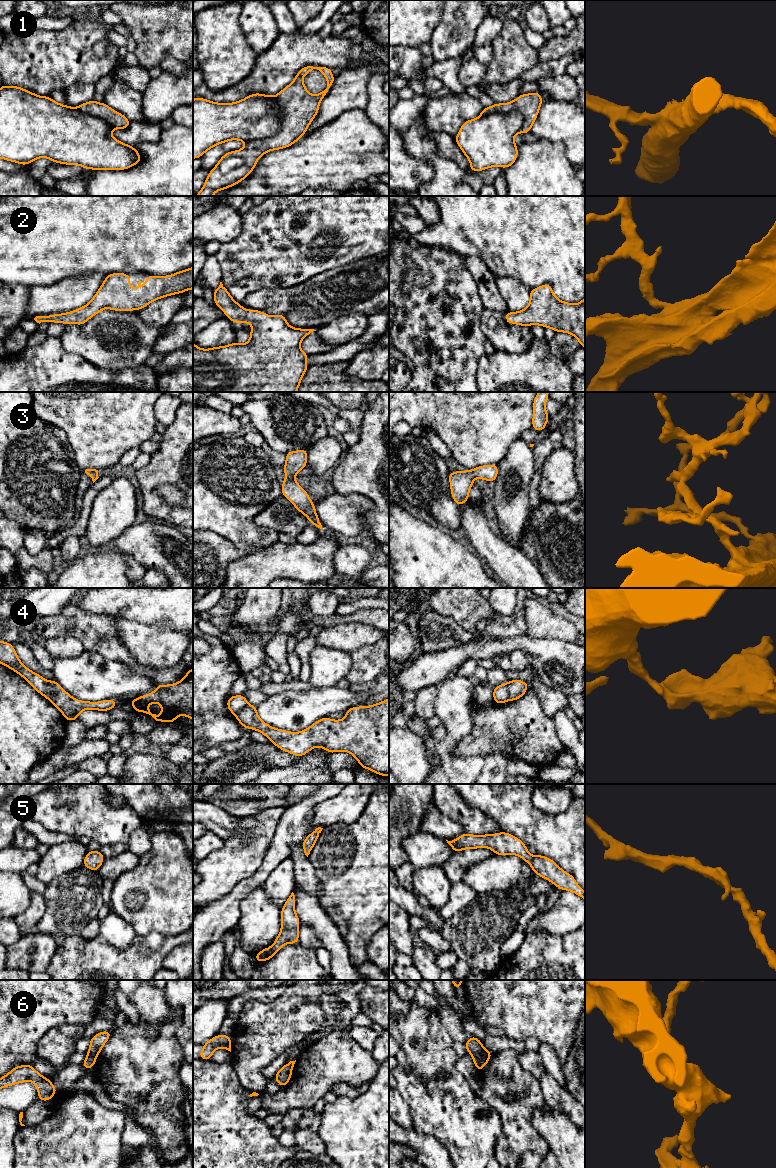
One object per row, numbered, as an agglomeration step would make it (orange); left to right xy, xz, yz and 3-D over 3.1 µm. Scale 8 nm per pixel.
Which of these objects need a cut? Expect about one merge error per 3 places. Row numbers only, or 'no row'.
1, 4, 6

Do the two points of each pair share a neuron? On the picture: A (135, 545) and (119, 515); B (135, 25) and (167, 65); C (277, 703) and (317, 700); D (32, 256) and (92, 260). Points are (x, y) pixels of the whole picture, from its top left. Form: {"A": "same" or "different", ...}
{"A": "different", "B": "different", "C": "same", "D": "same"}

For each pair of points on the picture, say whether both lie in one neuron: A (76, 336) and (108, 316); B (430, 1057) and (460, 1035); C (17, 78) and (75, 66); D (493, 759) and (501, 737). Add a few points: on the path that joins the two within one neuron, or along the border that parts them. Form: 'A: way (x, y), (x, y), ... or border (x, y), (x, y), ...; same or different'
A: way (84, 336), (100, 322); same
B: border (440, 1020), (453, 1040); different
C: way (31, 66), (60, 66); same
D: border (485, 756), (491, 753), (502, 752), (511, 758); different

